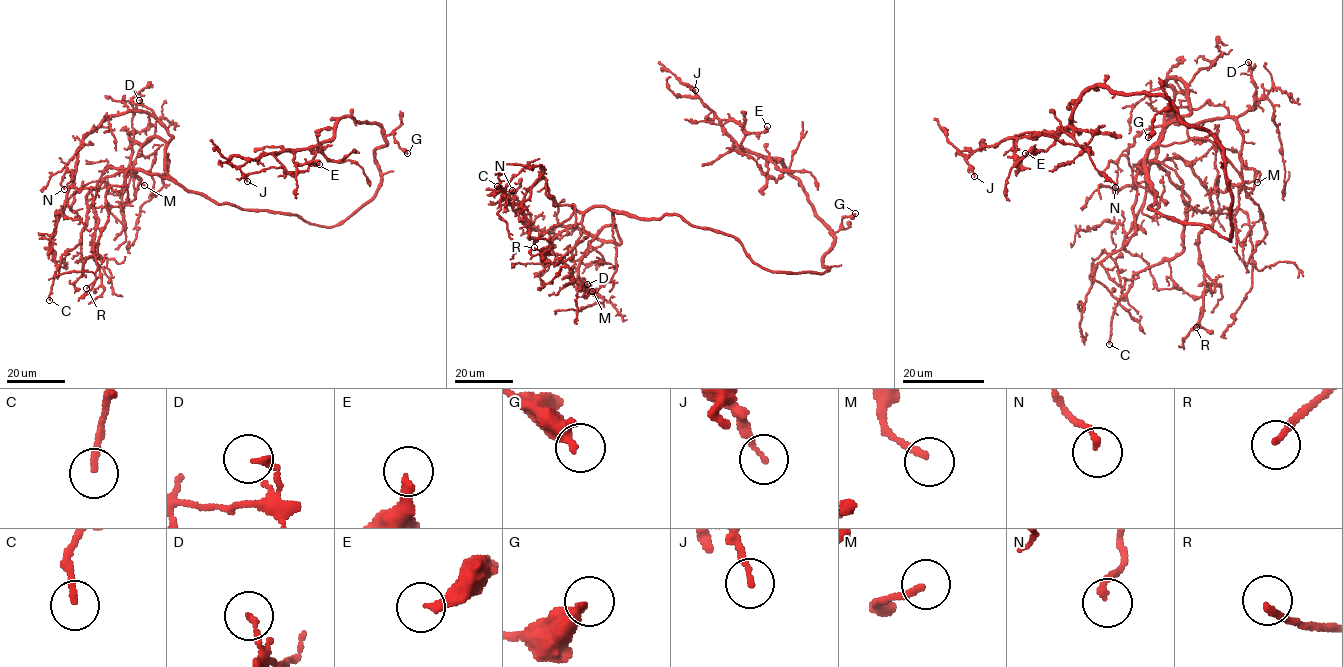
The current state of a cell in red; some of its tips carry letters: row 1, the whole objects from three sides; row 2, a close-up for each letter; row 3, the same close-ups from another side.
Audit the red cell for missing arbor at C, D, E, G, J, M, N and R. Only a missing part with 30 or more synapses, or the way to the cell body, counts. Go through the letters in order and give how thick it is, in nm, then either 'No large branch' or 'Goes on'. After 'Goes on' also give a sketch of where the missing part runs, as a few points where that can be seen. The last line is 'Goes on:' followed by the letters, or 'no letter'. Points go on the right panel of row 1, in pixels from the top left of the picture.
C: Thickness 190 nm. Goes on. Course of what is missing: (1109, 344), (1102, 365), (1107, 373), (1113, 367), (1104, 354)
D: Thickness 160 nm. No large branch
E: Thickness 280 nm. No large branch
G: Thickness 360 nm. No large branch
J: Thickness 160 nm. No large branch
M: Thickness 200 nm. No large branch
N: Thickness 180 nm. No large branch
R: Thickness 200 nm. Goes on. Course of what is missing: (1196, 327), (1185, 333), (1165, 335), (1144, 350), (1136, 374)
Goes on: C, R

